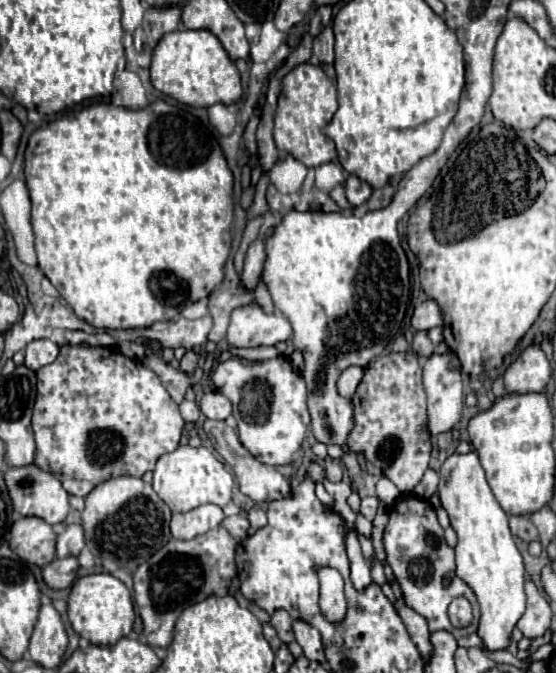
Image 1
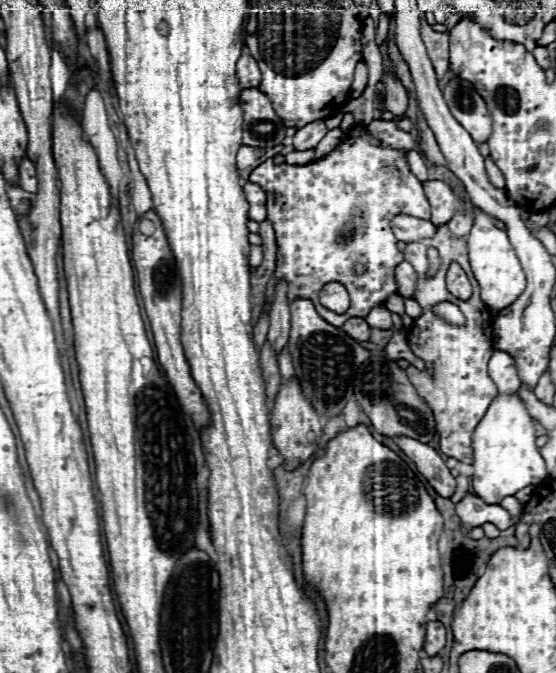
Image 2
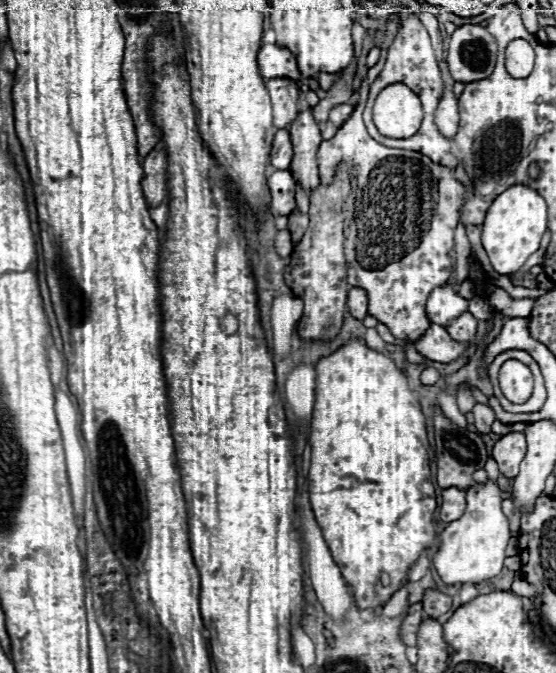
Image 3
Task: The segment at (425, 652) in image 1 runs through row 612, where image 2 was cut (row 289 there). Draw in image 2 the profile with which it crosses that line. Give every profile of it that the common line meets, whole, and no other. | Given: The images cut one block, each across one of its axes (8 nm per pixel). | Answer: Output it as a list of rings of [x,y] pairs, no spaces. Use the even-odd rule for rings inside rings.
[[[400,262],[396,268],[396,282],[398,282],[398,294],[402,298],[414,298],[416,294],[416,284],[418,284],[418,274],[412,268],[410,262]]]

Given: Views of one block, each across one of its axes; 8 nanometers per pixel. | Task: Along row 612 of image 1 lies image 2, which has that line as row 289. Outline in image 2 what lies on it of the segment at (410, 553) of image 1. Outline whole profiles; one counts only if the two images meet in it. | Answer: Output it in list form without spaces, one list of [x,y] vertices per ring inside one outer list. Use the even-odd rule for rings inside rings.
[[[440,226],[434,238],[426,238],[426,240],[420,240],[420,242],[406,244],[404,258],[408,262],[412,262],[412,266],[416,268],[416,272],[420,276],[416,302],[424,308],[422,316],[418,316],[414,320],[414,326],[408,332],[408,342],[410,342],[412,352],[420,360],[424,360],[426,368],[428,368],[420,376],[414,376],[412,374],[414,366],[408,366],[408,376],[410,376],[412,384],[416,386],[420,398],[432,408],[432,412],[436,416],[436,430],[440,434],[440,450],[450,458],[456,458],[464,464],[472,464],[472,434],[474,434],[474,428],[478,426],[478,422],[486,414],[492,400],[498,396],[496,384],[488,376],[488,360],[494,352],[492,332],[490,332],[492,314],[490,314],[488,306],[480,300],[480,288],[478,288],[478,284],[476,284],[476,280],[470,272],[466,240],[454,240],[452,234],[448,232],[448,226]],[[428,248],[436,248],[440,252],[440,258],[442,258],[442,268],[436,272],[434,278],[426,278],[426,270],[428,270],[426,252],[428,252]],[[454,260],[464,268],[464,272],[468,274],[468,278],[474,286],[472,300],[458,300],[446,290],[446,270],[448,270],[450,262],[454,262]],[[444,300],[460,306],[460,310],[466,316],[464,326],[460,326],[460,328],[450,326],[444,320],[440,320],[436,314],[430,312],[430,308],[434,304],[444,302]]]

